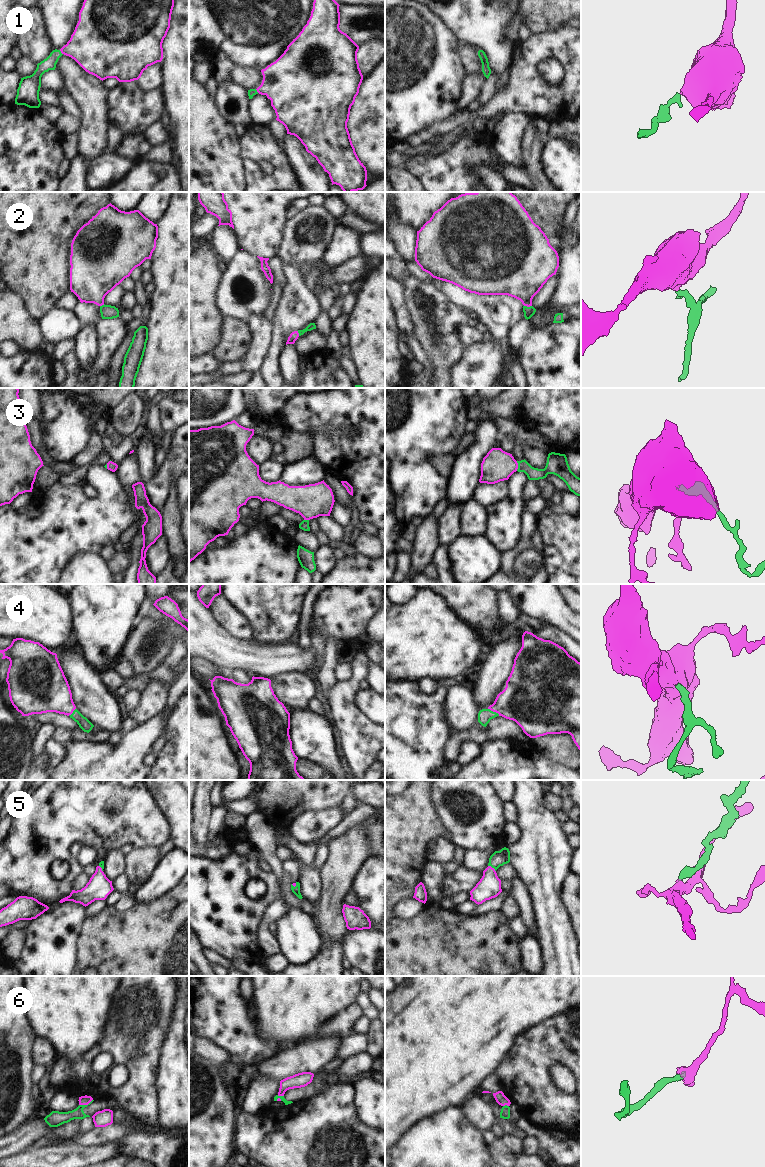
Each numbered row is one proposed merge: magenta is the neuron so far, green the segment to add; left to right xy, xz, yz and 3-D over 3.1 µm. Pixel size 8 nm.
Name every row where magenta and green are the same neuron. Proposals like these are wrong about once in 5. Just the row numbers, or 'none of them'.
1, 2, 3, 4, 5

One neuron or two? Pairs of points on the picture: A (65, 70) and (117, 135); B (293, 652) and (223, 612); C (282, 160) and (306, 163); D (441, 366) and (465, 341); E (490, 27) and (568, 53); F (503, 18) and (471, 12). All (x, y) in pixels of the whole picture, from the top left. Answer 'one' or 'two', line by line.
A: two
B: two
C: two
D: two
E: two
F: one

